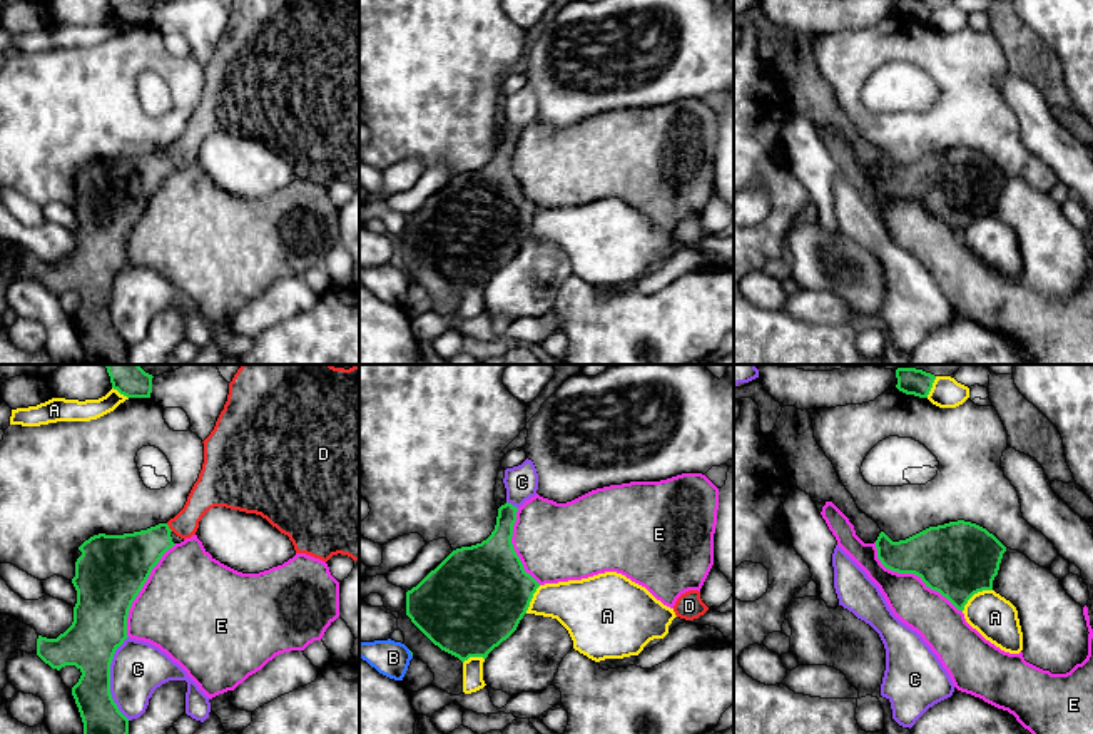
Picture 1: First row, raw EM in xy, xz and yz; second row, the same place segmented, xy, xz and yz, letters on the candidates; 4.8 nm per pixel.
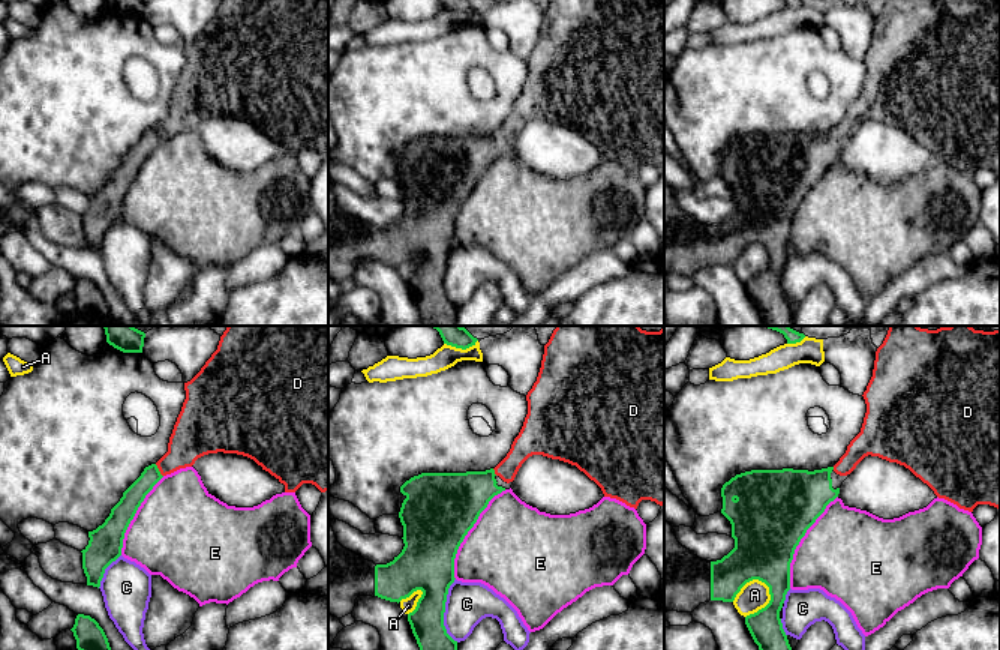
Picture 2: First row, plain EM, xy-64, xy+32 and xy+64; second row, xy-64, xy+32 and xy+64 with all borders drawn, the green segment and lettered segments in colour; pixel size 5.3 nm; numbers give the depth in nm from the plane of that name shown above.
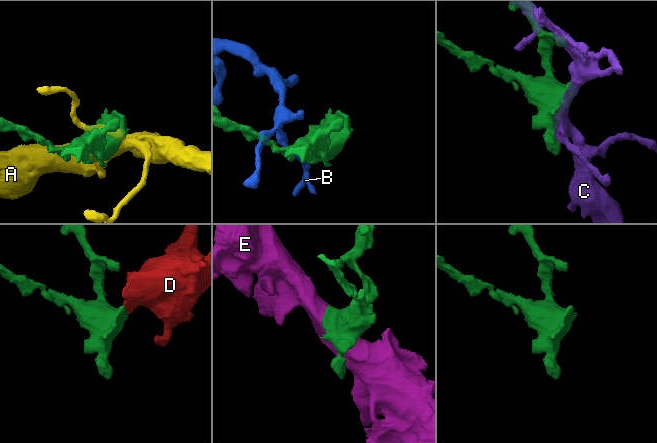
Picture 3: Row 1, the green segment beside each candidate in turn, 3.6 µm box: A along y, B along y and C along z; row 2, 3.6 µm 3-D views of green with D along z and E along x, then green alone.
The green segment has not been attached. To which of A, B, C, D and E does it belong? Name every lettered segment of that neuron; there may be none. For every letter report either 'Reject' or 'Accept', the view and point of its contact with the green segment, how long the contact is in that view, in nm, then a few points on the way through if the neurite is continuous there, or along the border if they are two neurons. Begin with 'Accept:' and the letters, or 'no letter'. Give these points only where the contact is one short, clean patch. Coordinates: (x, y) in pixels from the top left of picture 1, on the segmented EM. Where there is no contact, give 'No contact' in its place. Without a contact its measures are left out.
Accept: D
A: Reject. Touches green at yz (975, 592). Shared border 190 nm
B: Reject. Touches green at xz (411, 654). Shared border 40 nm. Boundary: xz (408, 651), (411, 656)
C: Reject. Touches green at xy (109, 677). Shared border 400 nm
D: Accept. Touches green at xy (167, 527). Shared border 50 nm. Path across: xy (127, 560), (147, 547), (167, 527), (176, 525), (206, 494)
E: Reject. Touches green at yz (911, 572). Shared border 550 nm

